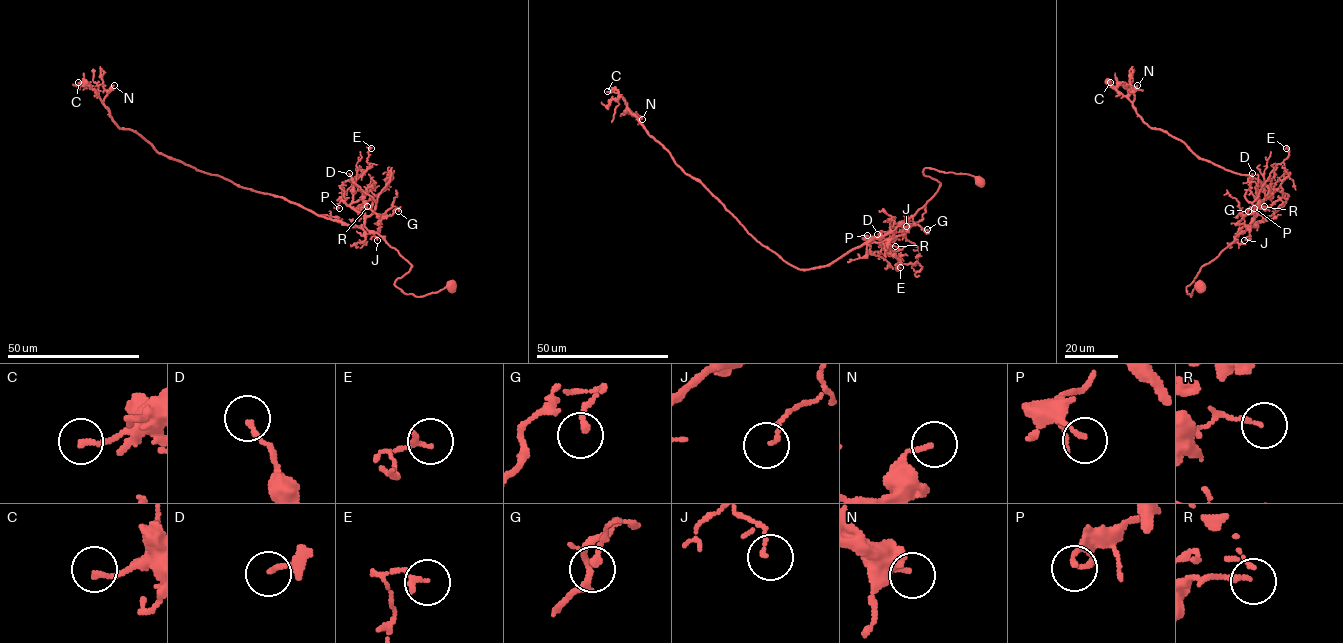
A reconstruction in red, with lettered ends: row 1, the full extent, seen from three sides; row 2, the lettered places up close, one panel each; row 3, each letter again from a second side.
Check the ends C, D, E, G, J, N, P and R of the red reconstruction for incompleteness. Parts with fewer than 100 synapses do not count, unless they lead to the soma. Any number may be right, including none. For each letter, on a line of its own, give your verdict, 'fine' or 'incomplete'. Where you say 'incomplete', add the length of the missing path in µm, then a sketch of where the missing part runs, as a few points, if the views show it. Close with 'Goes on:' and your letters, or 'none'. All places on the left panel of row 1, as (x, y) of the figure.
C: fine
D: fine
E: fine
G: fine
J: fine
N: fine
P: fine
R: fine
Goes on: none

